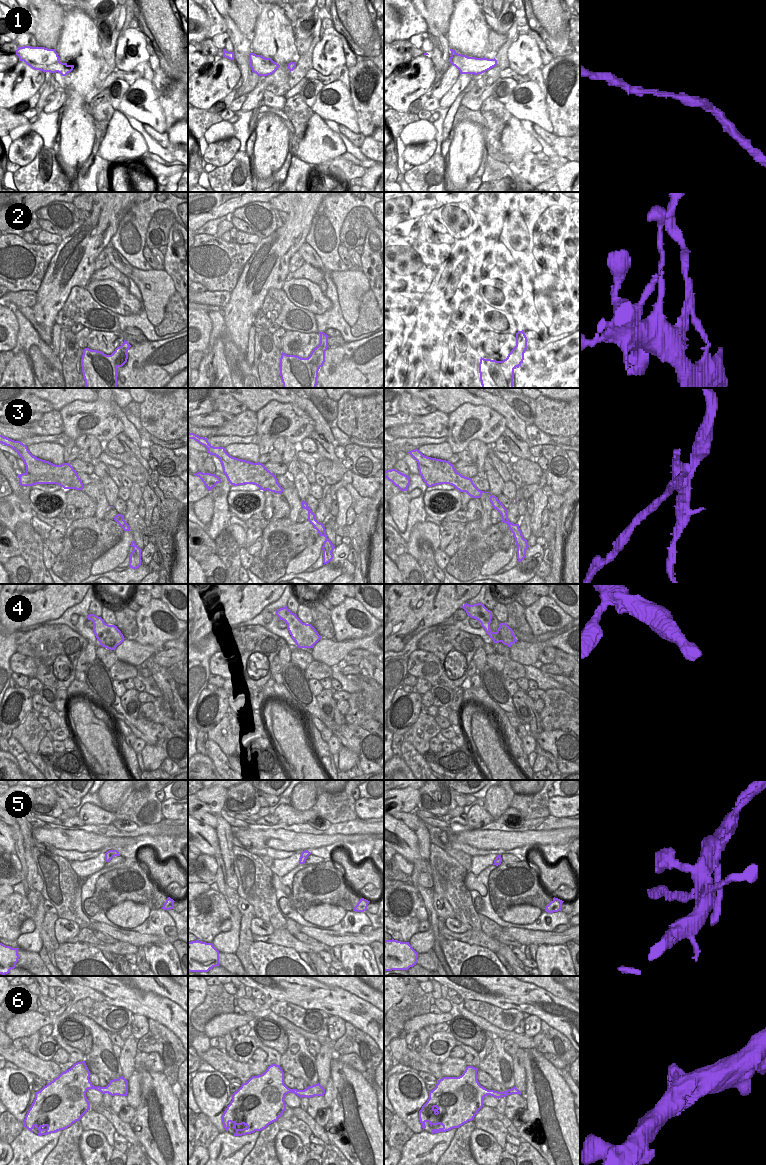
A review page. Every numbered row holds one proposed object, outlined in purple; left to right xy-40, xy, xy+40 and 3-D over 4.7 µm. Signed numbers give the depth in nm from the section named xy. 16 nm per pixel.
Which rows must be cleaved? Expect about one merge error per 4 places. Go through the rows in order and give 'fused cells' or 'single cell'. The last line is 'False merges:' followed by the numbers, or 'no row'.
1: single cell
2: fused cells
3: fused cells
4: single cell
5: single cell
6: single cell
False merges: 2, 3

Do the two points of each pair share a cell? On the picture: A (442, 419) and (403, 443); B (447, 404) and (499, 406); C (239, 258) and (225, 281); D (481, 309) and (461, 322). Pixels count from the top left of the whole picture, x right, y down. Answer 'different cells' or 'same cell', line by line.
A: different cells
B: same cell
C: same cell
D: different cells

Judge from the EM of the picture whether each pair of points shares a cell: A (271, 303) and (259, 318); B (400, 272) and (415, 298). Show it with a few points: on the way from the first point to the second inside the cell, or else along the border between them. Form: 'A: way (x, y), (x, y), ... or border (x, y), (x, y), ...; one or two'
A: border (260, 309), (271, 322); two
B: border (406, 289), (424, 292); two

